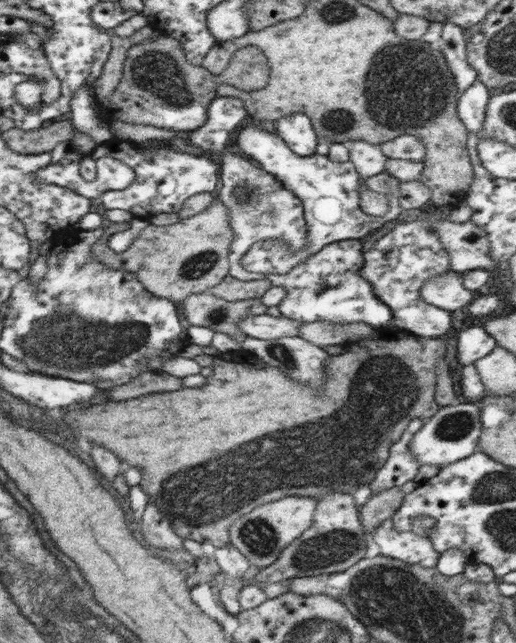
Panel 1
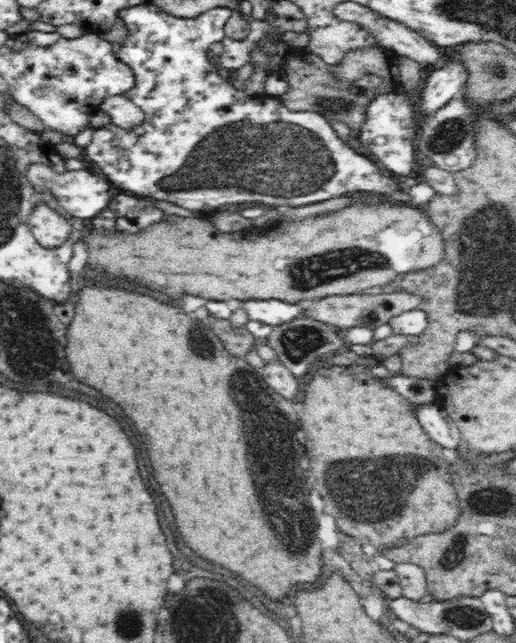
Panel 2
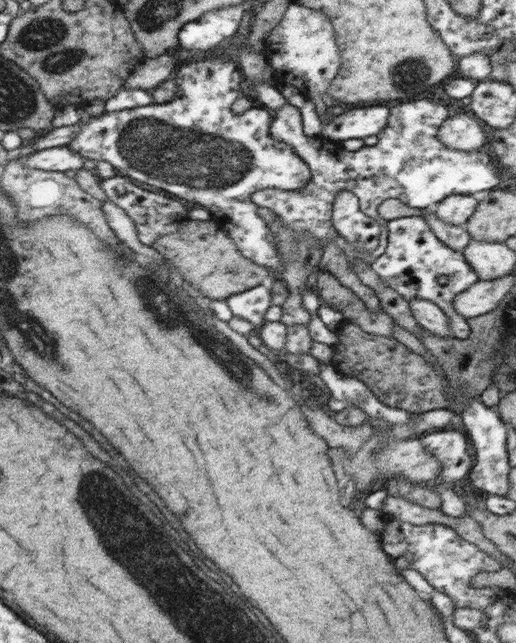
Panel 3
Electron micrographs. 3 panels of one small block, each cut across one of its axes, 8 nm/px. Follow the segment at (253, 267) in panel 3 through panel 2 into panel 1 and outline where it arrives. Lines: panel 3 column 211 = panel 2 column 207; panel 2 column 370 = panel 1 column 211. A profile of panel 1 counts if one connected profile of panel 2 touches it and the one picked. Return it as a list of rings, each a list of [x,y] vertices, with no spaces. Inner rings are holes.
[[[218,200],[200,214],[180,219],[177,223],[166,226],[149,224],[124,252],[112,250],[109,238],[129,227],[127,223],[107,222],[103,235],[93,244],[91,254],[109,268],[136,273],[142,286],[158,298],[181,302],[187,296],[208,292],[229,274],[229,253],[235,232],[227,206]]]

